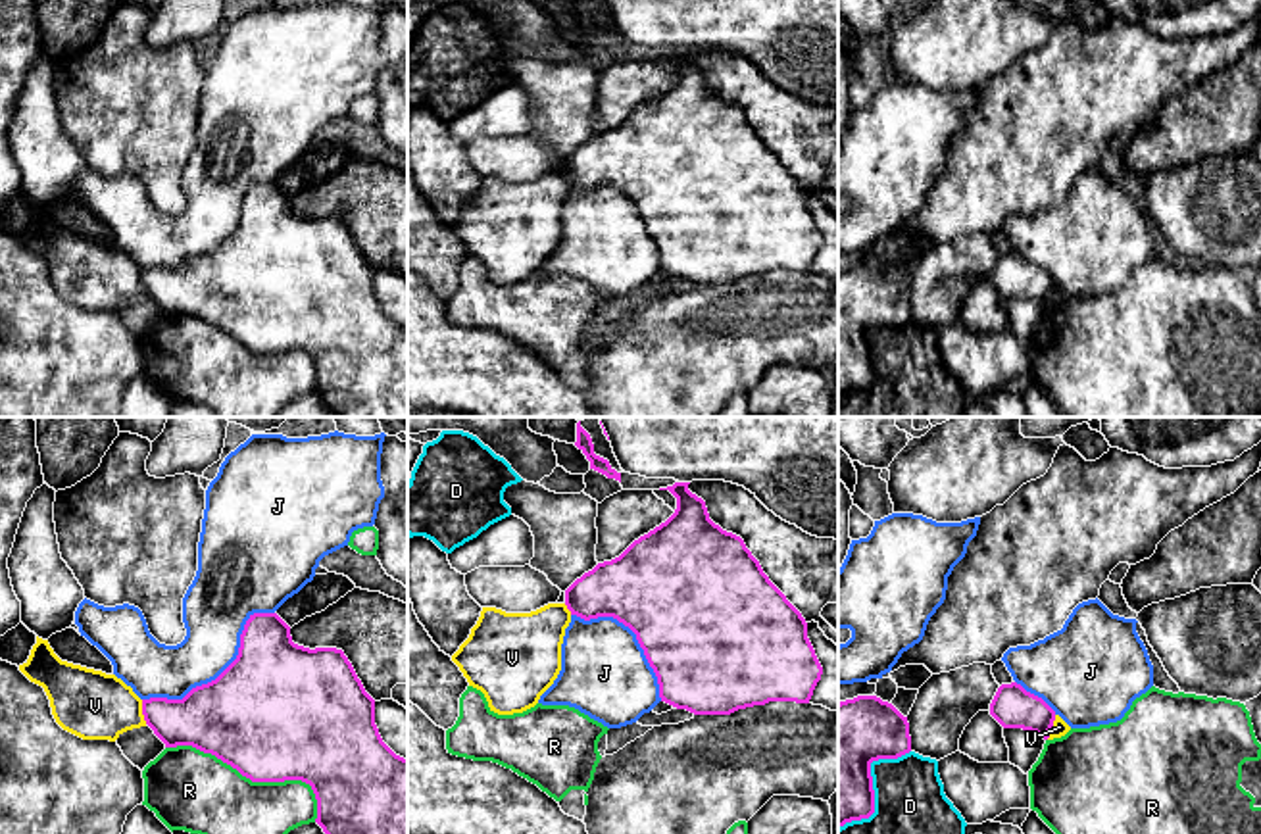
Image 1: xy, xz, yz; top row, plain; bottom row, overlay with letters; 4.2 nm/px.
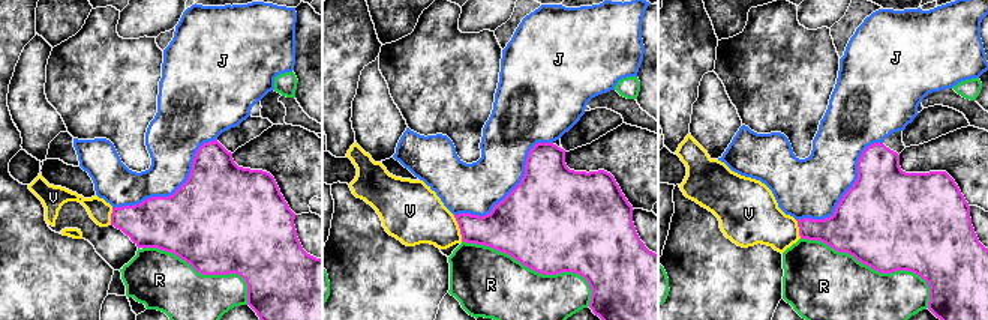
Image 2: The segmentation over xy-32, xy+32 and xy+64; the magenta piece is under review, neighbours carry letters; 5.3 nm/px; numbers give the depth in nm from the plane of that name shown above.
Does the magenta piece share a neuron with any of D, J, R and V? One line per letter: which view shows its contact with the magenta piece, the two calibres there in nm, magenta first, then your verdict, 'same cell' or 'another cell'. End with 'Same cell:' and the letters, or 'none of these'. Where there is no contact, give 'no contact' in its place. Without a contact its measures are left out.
D: contact in yz; calibres 320 and 360 nm; another cell
J: contact in xy; calibres 500 and 260 nm; another cell
R: contact in xy; calibres 480 and 340 nm; another cell
V: contact in xy; calibres 240 and 280 nm; another cell
Same cell: none of these

